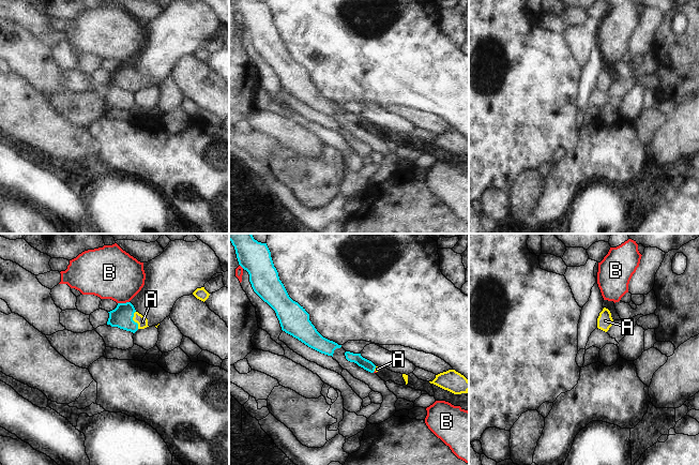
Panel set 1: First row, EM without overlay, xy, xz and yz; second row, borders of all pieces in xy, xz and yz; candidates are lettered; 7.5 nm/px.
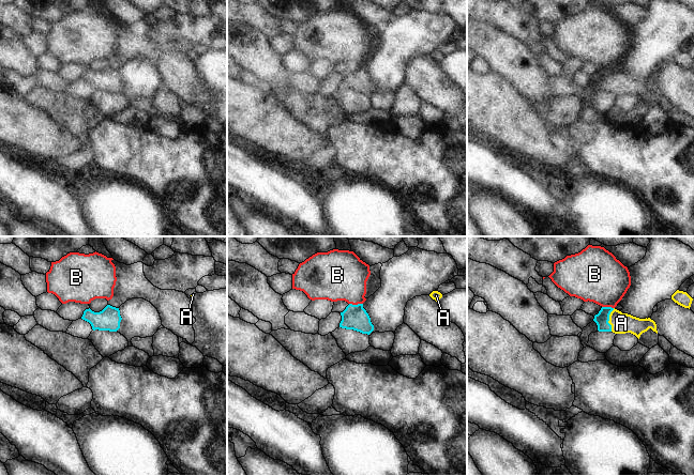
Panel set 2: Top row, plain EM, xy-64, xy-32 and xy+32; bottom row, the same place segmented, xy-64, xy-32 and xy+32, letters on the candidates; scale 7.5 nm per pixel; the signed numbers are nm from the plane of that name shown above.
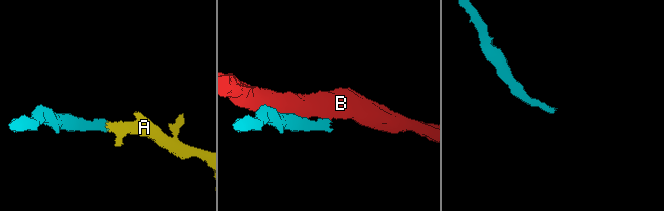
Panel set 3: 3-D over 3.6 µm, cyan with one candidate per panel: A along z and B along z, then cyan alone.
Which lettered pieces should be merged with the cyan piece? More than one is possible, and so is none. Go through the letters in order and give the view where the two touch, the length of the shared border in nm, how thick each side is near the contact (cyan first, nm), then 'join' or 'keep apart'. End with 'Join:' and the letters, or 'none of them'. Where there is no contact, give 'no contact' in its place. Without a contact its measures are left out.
A: meets cyan in xy; contact 140 nm long; 160 nm thick on the cyan side, 80 nm on the other; join
B: meets cyan in xy; contact 90 nm long; 160 nm thick on the cyan side, 380 nm on the other; keep apart
Join: A

